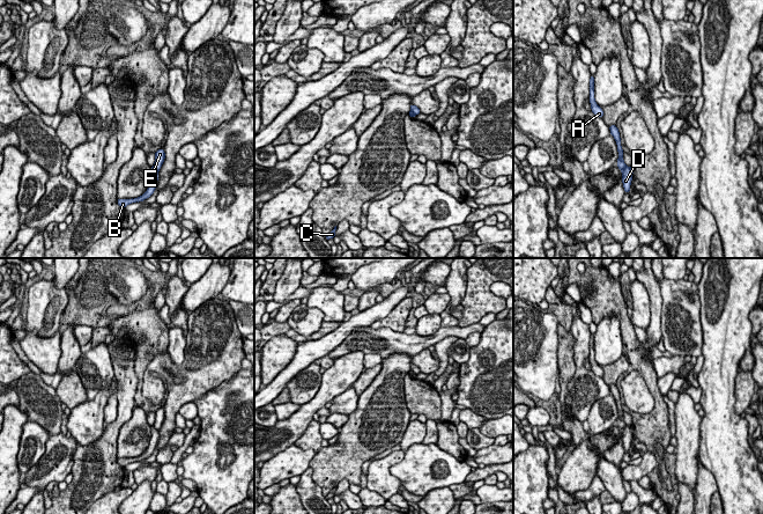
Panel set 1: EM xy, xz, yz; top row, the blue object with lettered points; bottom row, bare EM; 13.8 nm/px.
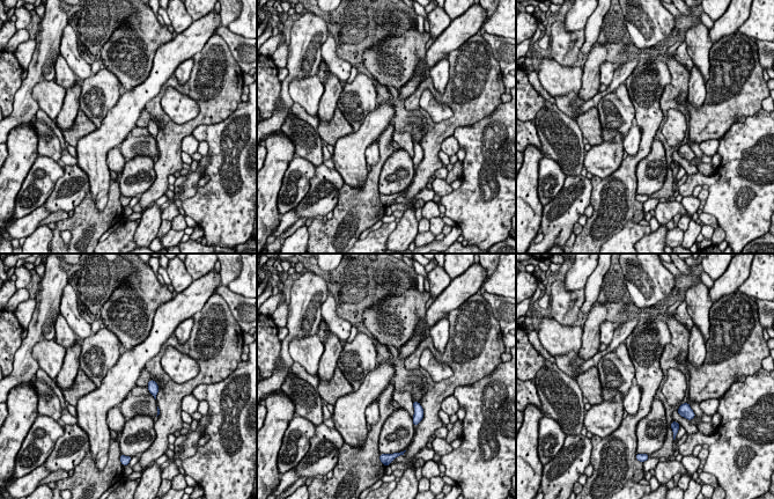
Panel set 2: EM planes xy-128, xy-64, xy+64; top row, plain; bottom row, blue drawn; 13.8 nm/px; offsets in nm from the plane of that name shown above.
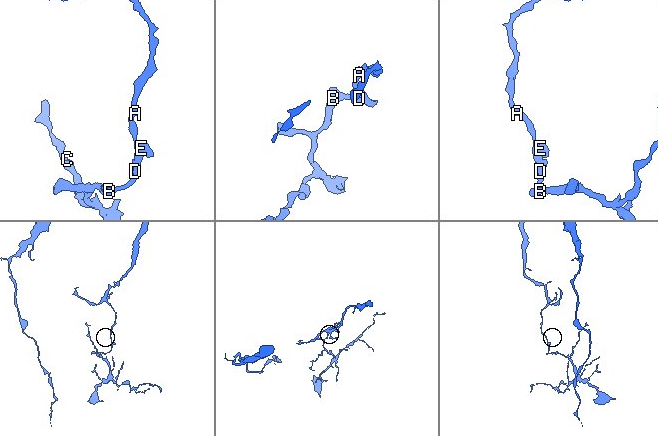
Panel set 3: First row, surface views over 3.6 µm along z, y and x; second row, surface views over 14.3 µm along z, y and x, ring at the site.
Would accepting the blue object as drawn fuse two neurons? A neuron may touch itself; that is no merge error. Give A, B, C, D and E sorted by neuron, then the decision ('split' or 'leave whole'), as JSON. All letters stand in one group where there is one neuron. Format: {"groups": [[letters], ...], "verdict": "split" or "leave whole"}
{"groups": [["A", "E"], ["B", "C", "D"]], "verdict": "split"}

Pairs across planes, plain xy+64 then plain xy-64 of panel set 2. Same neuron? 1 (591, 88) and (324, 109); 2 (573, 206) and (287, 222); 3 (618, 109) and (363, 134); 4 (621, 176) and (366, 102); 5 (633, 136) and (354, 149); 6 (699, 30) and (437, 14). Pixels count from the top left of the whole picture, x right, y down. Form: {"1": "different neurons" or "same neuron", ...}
{"1": "same neuron", "2": "different neurons", "3": "different neurons", "4": "different neurons", "5": "different neurons", "6": "same neuron"}

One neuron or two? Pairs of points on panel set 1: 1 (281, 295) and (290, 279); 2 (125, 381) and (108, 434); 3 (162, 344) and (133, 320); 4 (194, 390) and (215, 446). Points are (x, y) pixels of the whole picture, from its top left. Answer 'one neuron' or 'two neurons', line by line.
1: one neuron
2: one neuron
3: one neuron
4: two neurons

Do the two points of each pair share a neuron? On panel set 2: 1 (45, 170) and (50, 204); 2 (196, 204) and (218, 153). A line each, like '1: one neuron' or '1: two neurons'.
1: two neurons
2: one neuron

